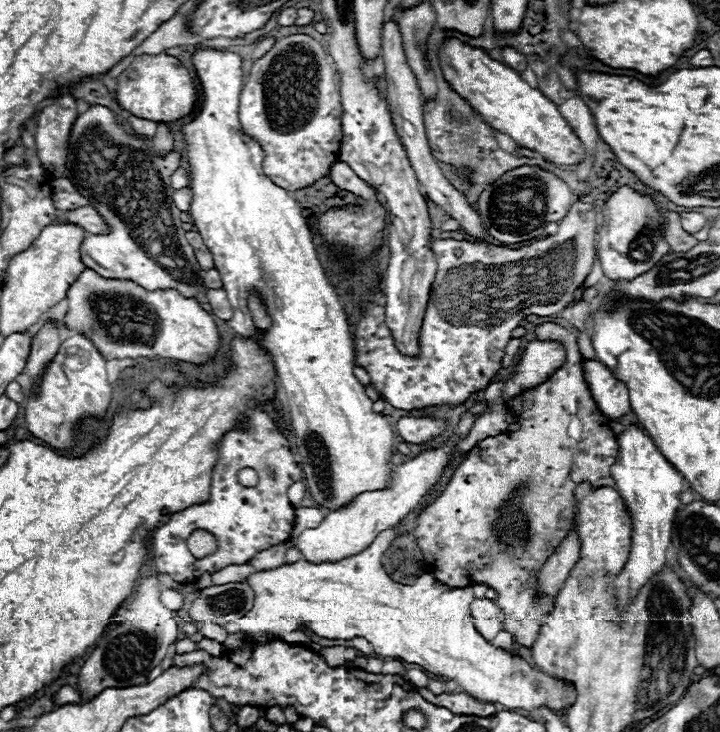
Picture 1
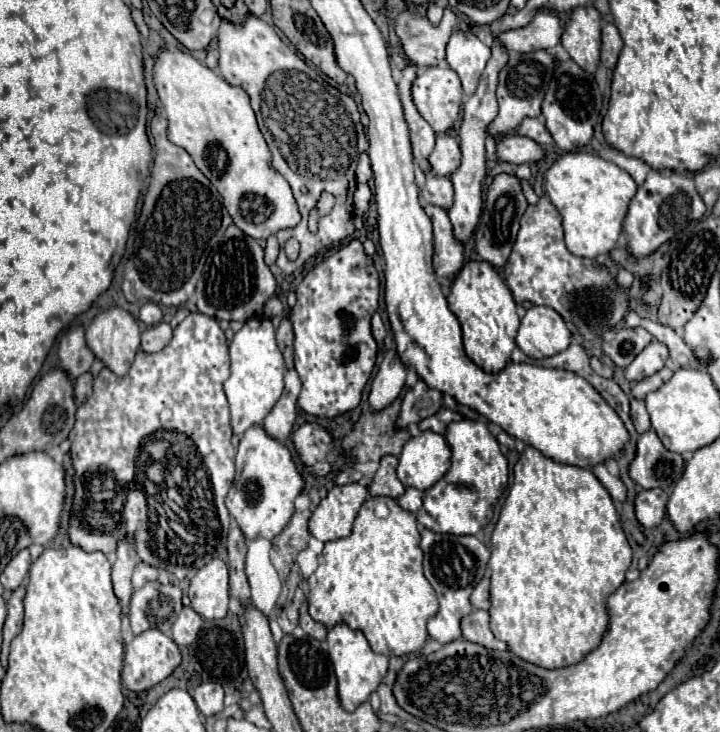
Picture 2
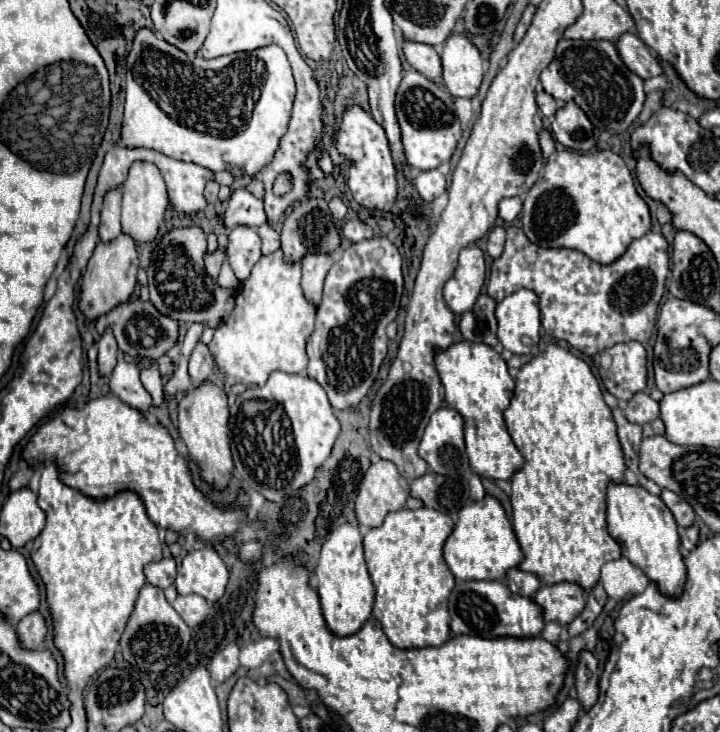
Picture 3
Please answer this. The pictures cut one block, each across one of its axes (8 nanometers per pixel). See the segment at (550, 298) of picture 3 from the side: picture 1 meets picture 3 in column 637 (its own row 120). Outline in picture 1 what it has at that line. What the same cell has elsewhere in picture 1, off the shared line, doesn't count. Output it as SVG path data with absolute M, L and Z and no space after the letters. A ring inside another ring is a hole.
M308 34L276 40L244 80L238 118L242 130L264 148L264 172L280 188L298 190L326 176L340 152L342 100L324 46Z

